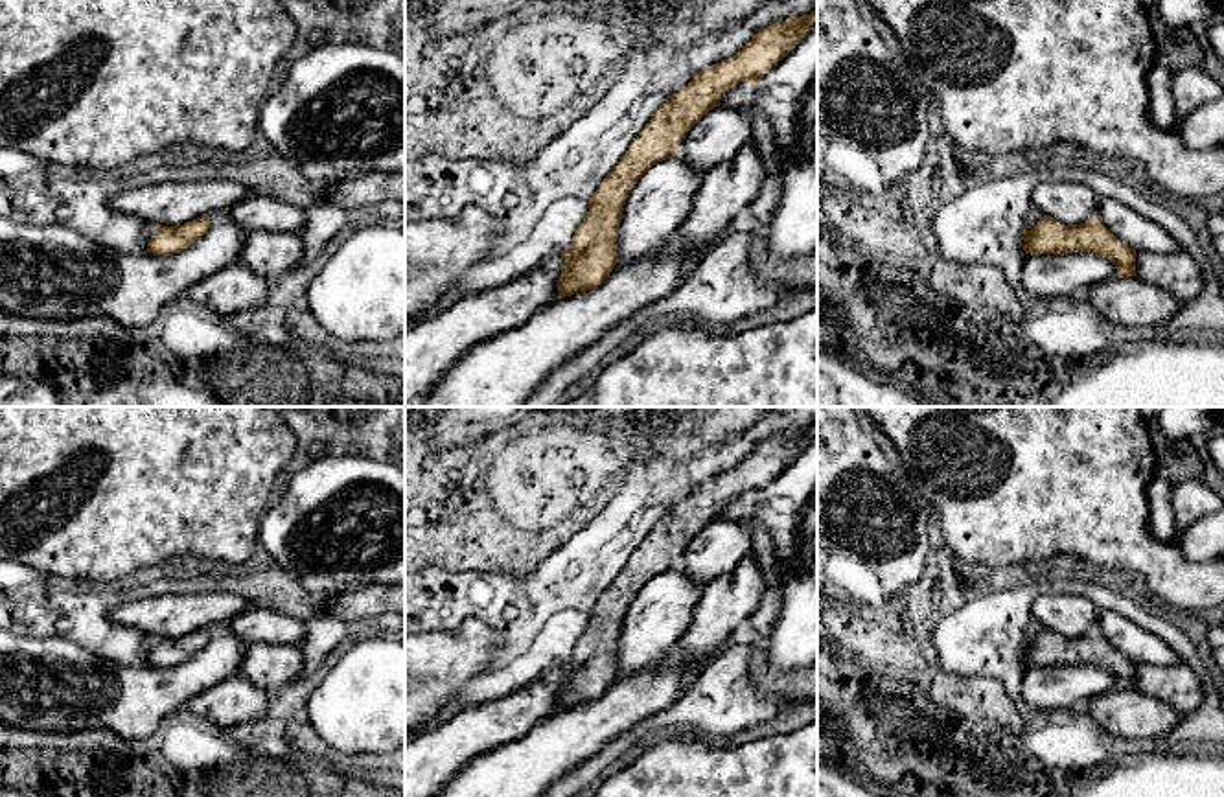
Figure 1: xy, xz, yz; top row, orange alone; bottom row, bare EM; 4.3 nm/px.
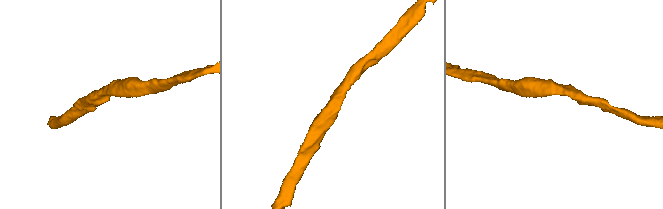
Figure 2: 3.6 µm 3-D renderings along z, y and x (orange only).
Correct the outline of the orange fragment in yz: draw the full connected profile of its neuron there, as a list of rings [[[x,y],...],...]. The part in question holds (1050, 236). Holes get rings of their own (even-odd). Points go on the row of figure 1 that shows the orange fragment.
[[[1044,215],[1033,230],[1023,230],[1022,239],[1025,254],[1091,252],[1108,258],[1117,276],[1136,274],[1136,250],[1117,239],[1097,215],[1080,225]]]

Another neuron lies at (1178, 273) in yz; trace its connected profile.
[[[1139,250],[1134,276],[1171,293],[1182,304],[1195,300],[1204,287],[1202,272],[1185,250],[1176,254]]]

